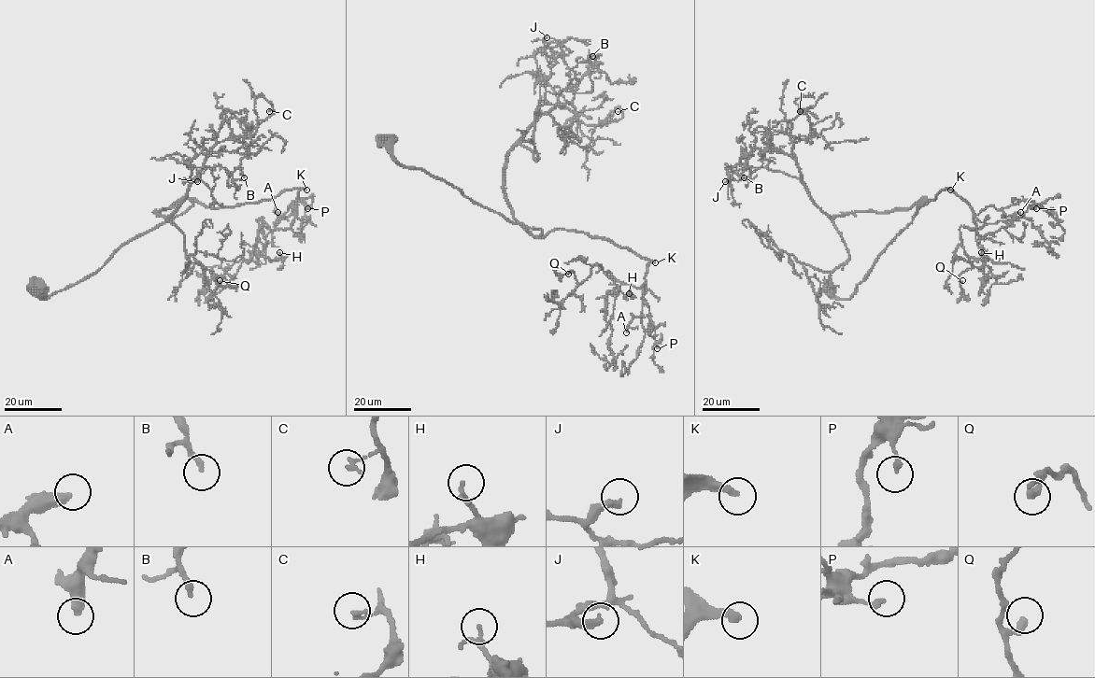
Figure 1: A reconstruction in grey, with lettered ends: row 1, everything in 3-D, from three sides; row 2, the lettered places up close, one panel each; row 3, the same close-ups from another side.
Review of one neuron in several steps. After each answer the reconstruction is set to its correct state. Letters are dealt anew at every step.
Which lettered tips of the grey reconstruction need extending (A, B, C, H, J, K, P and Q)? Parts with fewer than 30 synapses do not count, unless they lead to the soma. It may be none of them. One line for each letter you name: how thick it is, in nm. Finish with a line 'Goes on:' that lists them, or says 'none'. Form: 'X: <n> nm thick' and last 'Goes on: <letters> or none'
K: 280 nm thick
Goes on: K

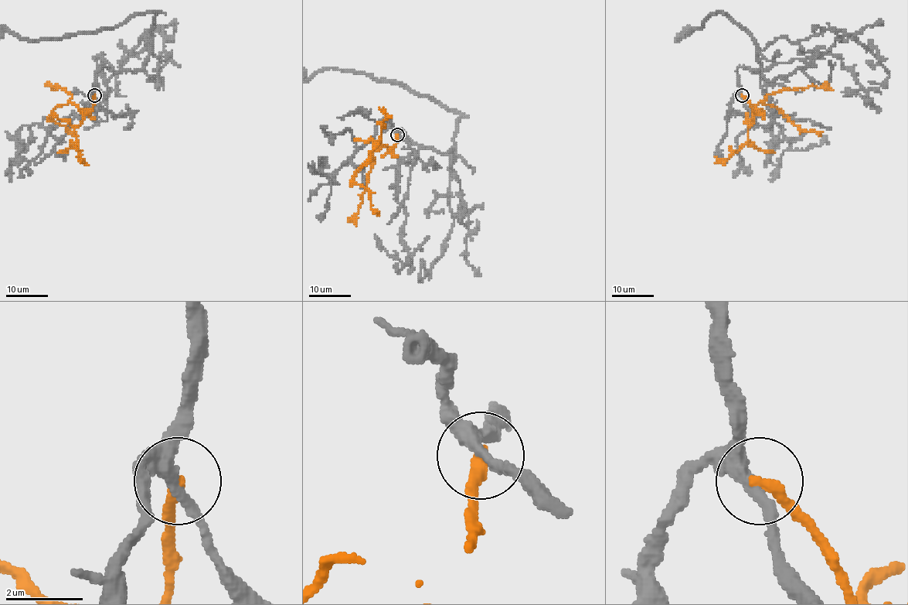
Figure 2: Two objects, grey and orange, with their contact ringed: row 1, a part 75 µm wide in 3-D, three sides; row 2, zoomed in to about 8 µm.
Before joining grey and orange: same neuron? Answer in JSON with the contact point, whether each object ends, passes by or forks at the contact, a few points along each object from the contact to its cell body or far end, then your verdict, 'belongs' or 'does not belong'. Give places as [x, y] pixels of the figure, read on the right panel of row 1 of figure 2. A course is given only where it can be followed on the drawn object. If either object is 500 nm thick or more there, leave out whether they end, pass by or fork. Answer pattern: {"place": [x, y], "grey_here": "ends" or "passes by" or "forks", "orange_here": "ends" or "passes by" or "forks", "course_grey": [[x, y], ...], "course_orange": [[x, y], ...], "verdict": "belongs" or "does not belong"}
{"place": [742, 95], "grey_here": "passes by", "orange_here": "ends", "course_grey": [[742, 95], [739, 67], [757, 72], [756, 42], [712, 13], [675, 39], [688, 27]], "course_orange": [[742, 95], [753, 110], [760, 102], [773, 105], [801, 130], [822, 131]], "verdict": "does not belong"}

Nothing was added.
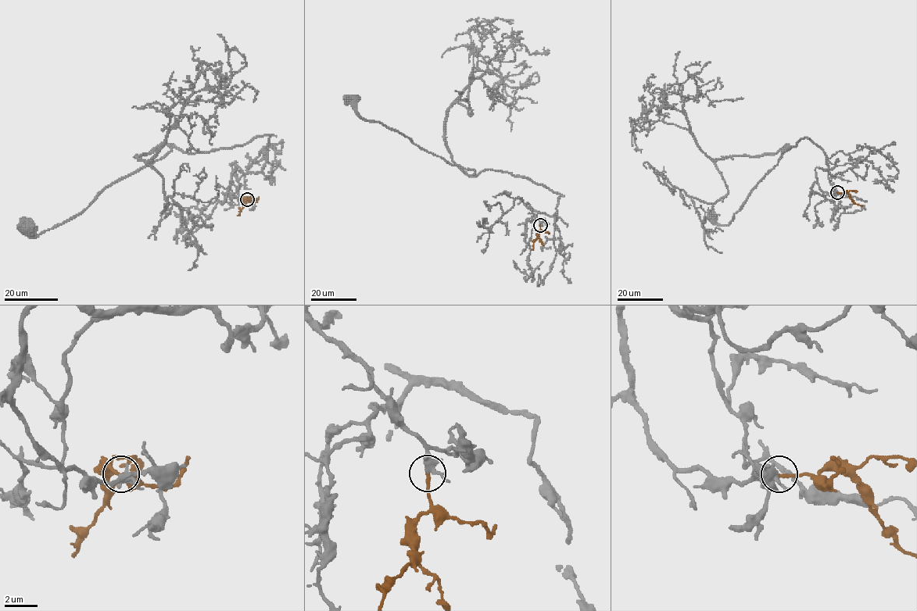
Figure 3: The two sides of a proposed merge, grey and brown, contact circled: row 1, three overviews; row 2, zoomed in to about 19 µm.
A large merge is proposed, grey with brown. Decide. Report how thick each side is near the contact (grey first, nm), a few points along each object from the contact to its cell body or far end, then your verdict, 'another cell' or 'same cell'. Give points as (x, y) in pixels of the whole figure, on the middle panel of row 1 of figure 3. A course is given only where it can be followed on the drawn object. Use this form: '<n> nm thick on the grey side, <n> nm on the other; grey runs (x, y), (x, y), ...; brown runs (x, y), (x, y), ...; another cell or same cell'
320 nm thick on the grey side, 240 nm on the other; grey runs (540, 225), (526, 203), (552, 216), (559, 194), (506, 172), (473, 176), (397, 130), (363, 119), (350, 99); brown runs (540, 225), (531, 250); same cell

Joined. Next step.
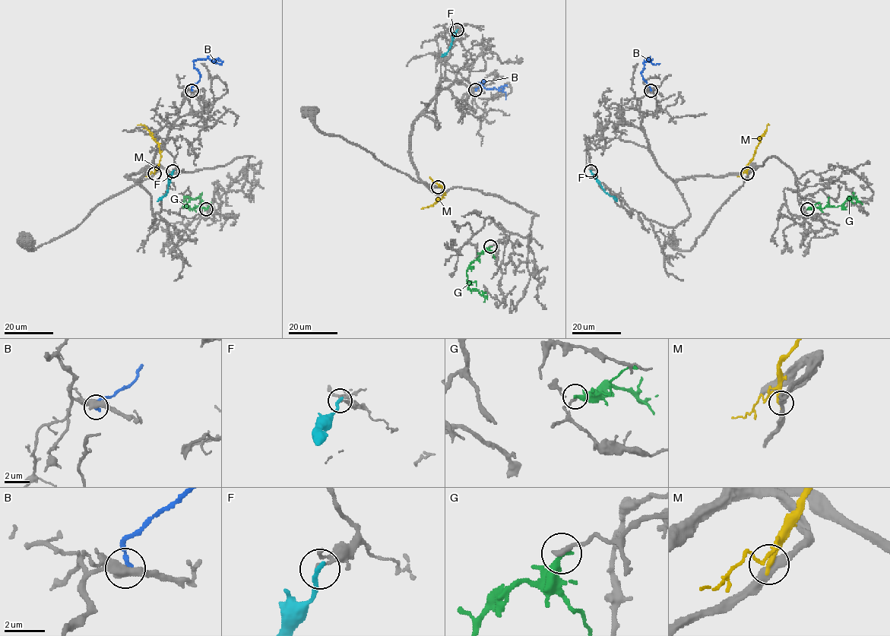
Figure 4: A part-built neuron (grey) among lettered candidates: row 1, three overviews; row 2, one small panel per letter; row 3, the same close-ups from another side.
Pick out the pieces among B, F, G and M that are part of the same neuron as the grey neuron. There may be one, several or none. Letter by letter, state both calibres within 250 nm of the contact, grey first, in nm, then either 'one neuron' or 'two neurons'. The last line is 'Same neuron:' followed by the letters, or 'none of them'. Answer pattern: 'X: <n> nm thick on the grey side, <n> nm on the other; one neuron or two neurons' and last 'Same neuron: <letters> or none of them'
B: 500 nm thick on the grey side, 240 nm on the other; two neurons
F: 140 nm thick on the grey side, 240 nm on the other; two neurons
G: 240 nm thick on the grey side, 360 nm on the other; two neurons
M: 340 nm thick on the grey side, 280 nm on the other; two neurons
Same neuron: none of them

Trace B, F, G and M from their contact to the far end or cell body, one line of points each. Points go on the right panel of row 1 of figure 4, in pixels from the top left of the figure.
B: (650, 90), (641, 75), (644, 61), (650, 58), (652, 64), (660, 64)
F: (590, 171), (604, 191), (617, 201)
G: (807, 208), (817, 207), (821, 210), (825, 207), (841, 206), (849, 196), (863, 205)
M: (747, 173), (747, 165), (769, 124)

